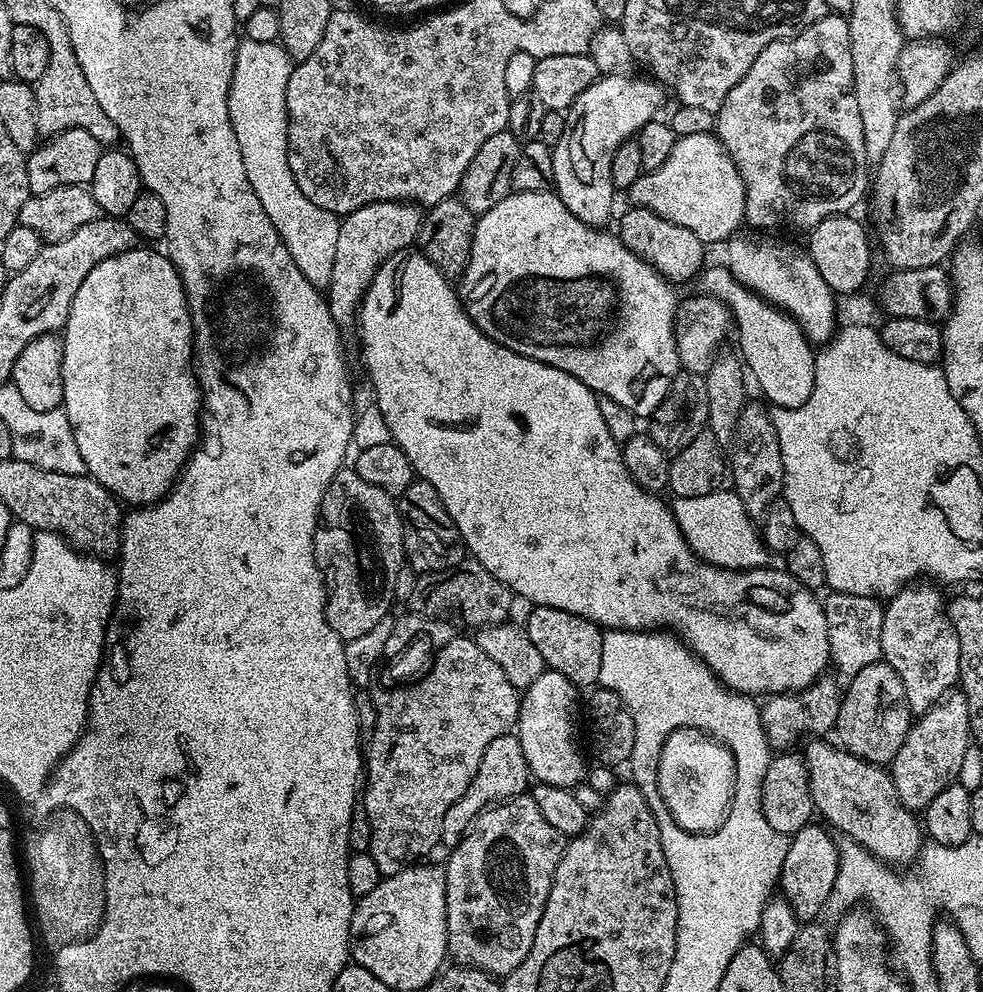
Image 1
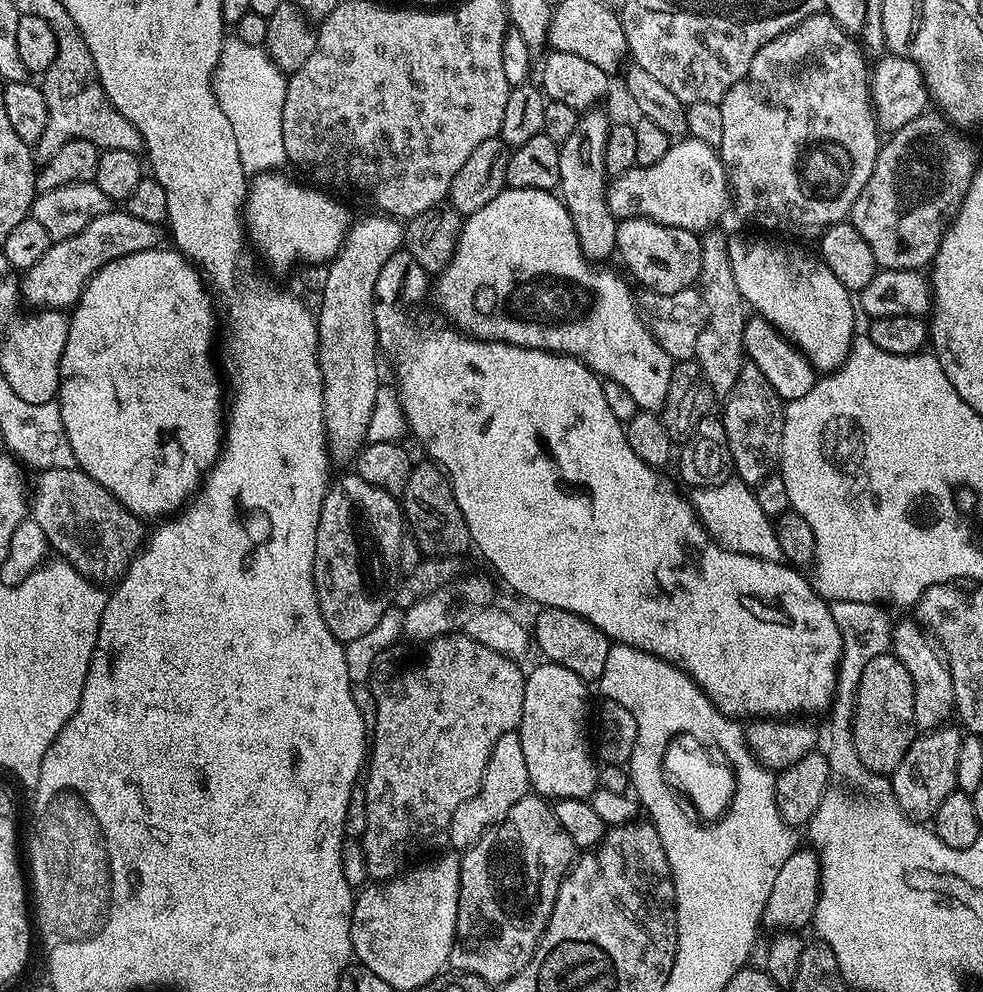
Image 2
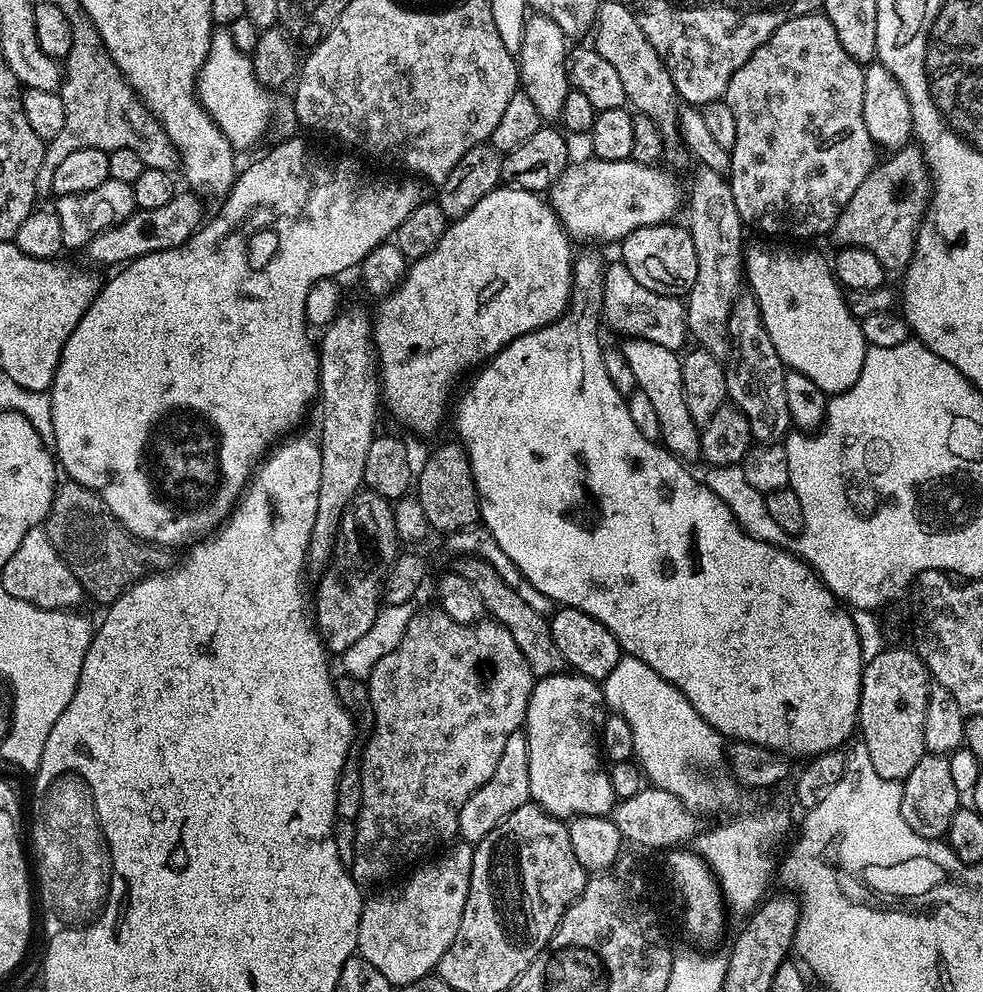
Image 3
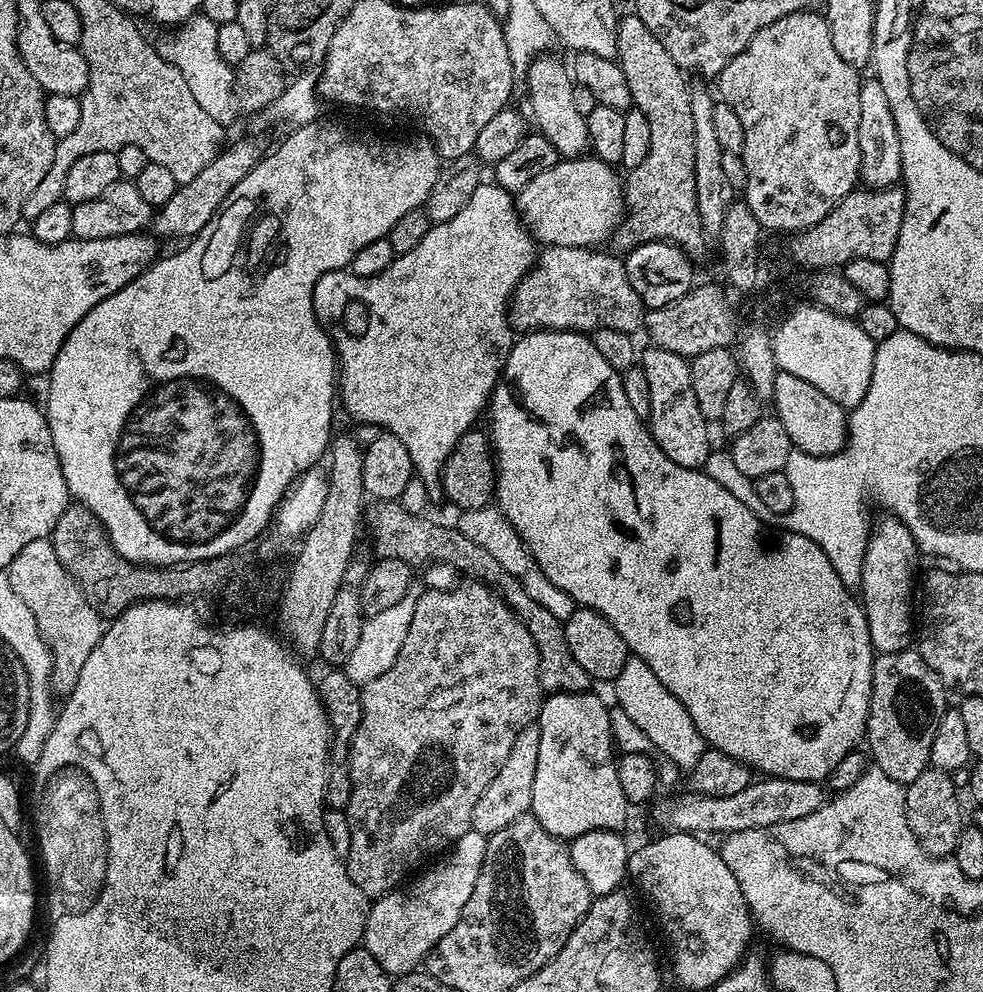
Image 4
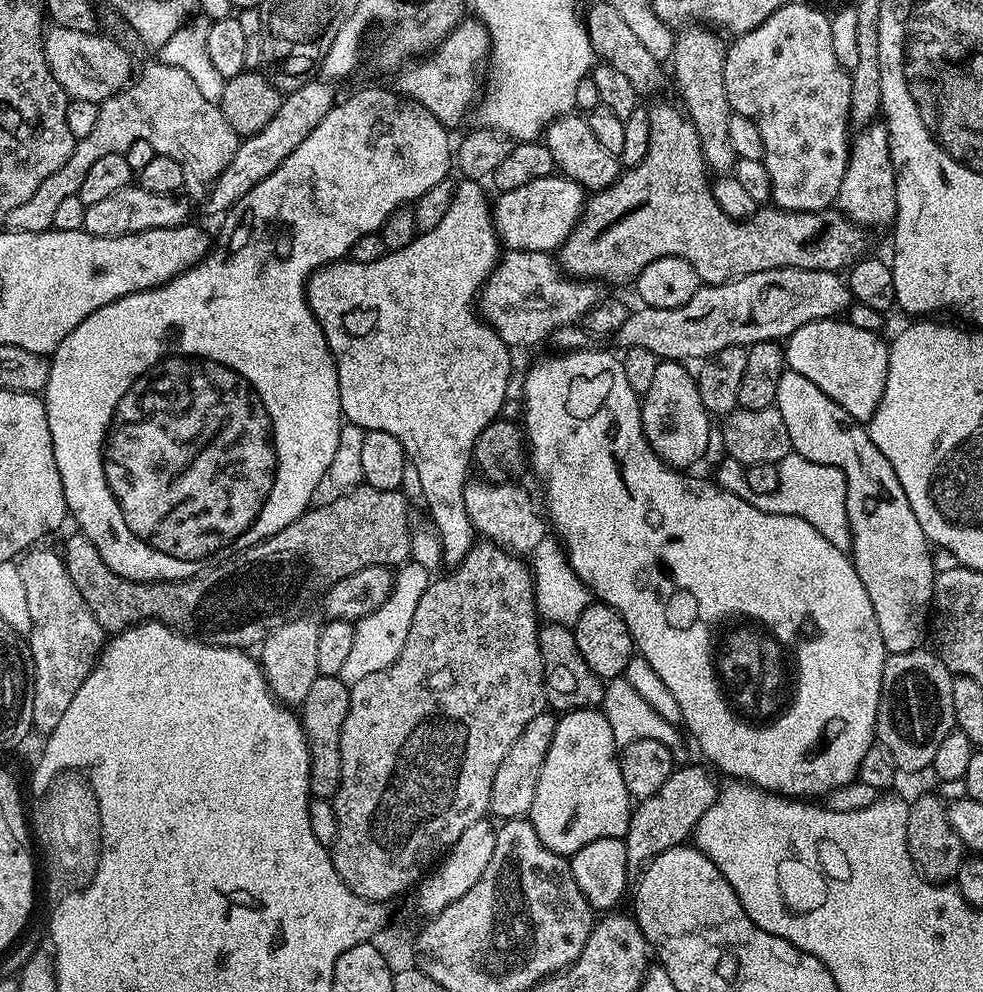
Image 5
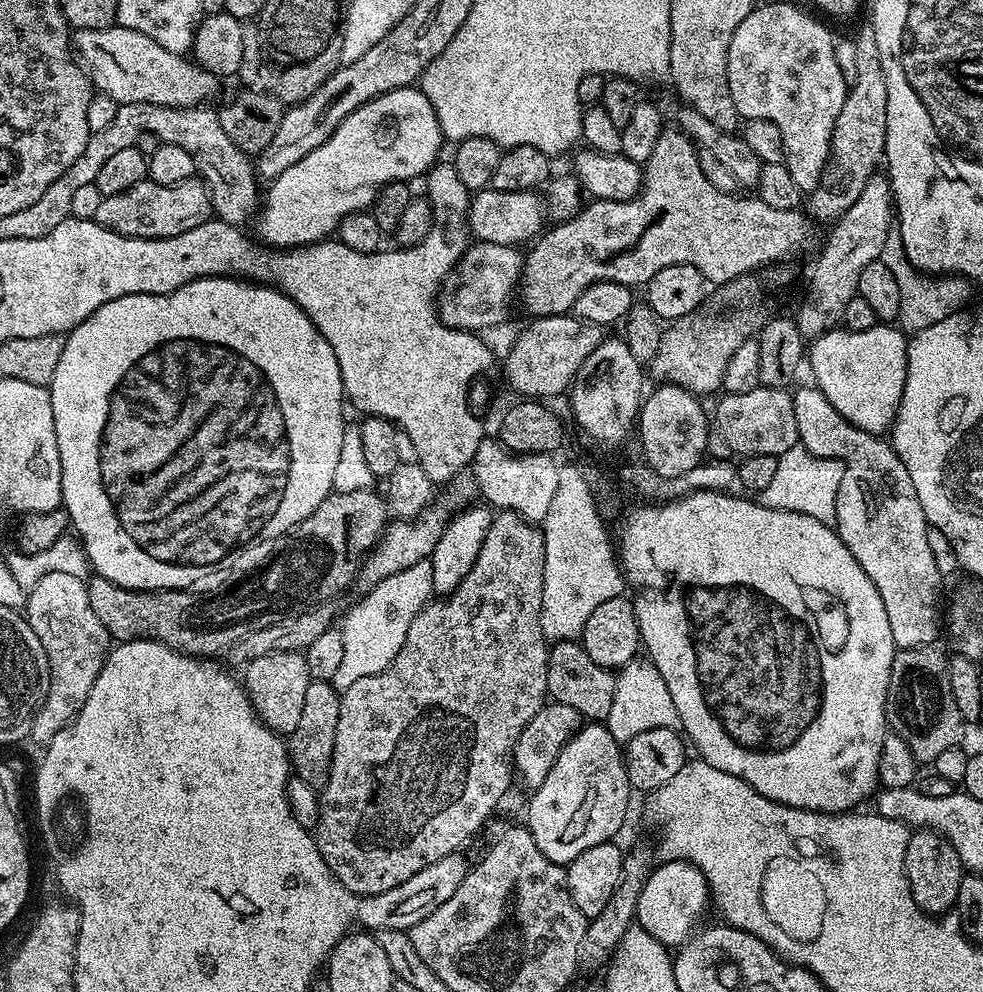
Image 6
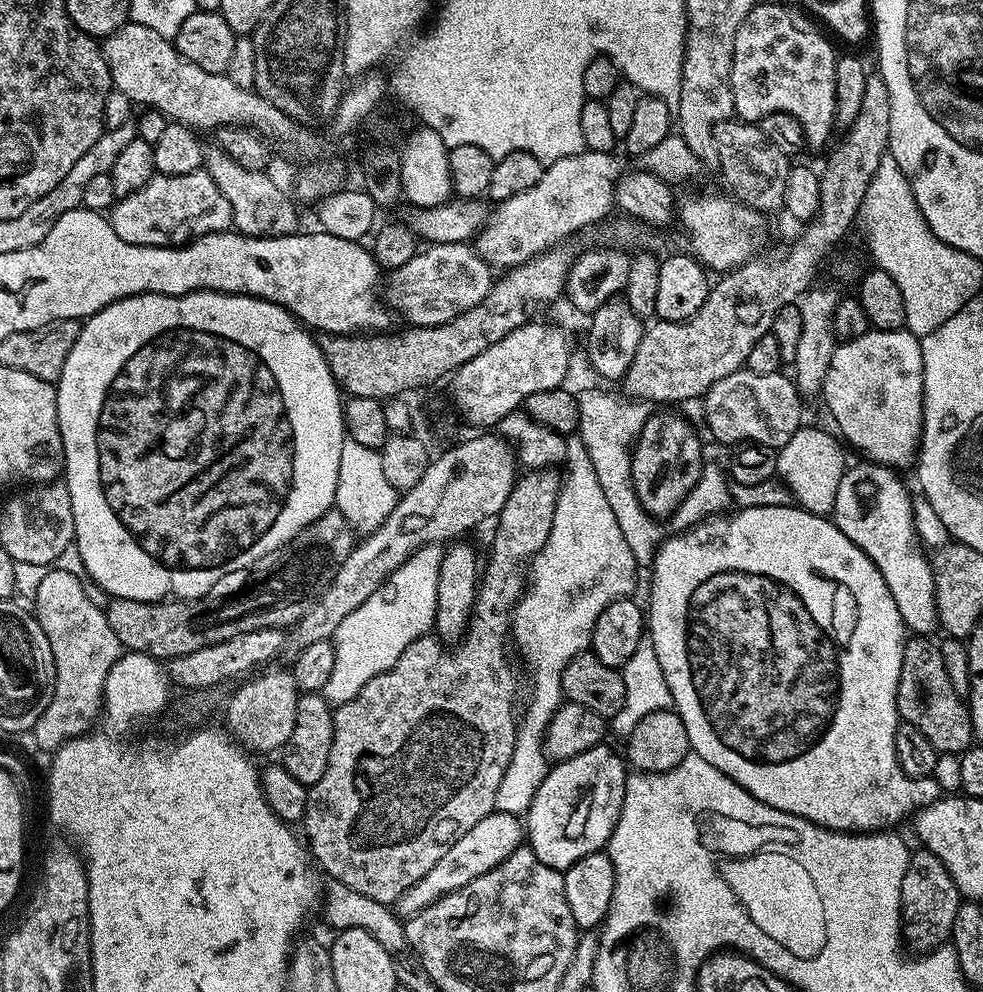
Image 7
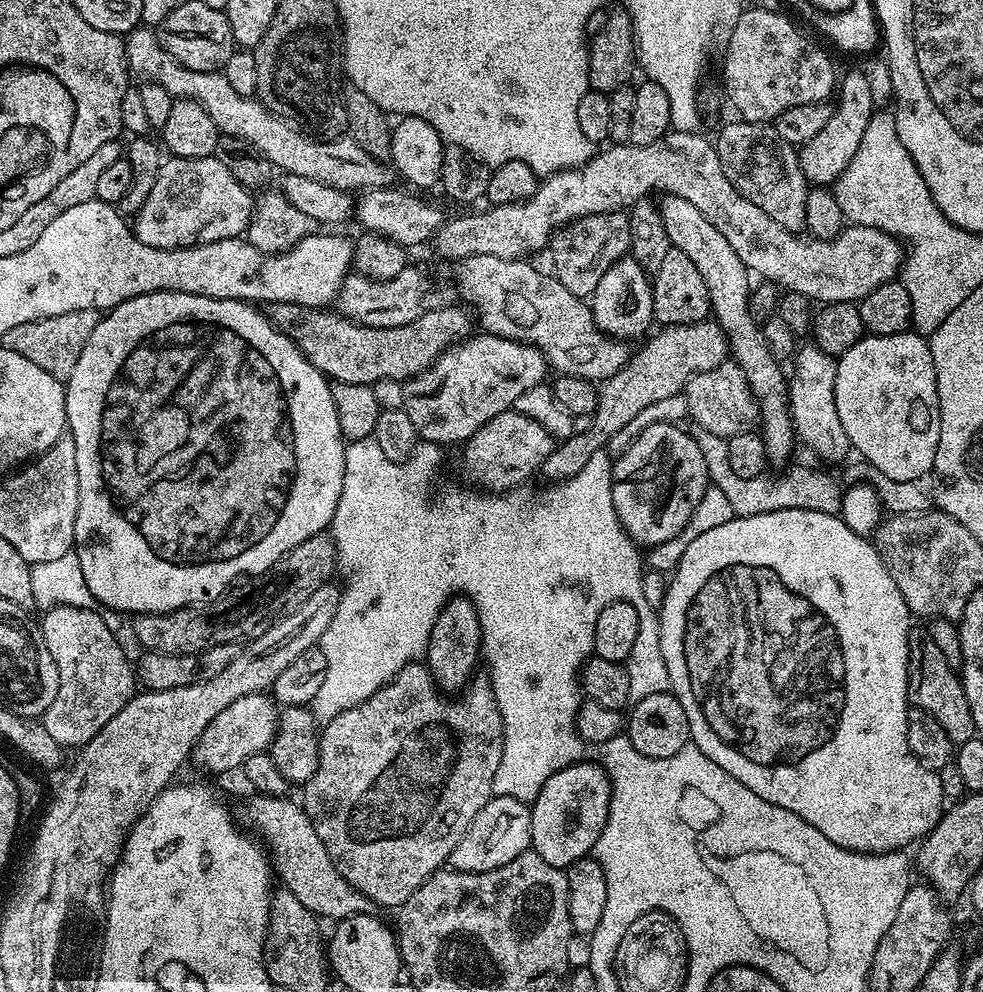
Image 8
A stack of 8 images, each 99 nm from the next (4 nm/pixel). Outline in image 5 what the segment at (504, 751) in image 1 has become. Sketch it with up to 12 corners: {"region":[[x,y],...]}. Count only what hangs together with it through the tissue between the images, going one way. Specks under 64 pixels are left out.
{"region":[[557,717],[526,722],[506,750],[490,812],[501,821],[531,813]]}

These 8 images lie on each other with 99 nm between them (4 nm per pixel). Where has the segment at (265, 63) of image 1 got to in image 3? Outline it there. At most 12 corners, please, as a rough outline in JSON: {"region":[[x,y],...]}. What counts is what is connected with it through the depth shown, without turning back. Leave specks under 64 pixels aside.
{"region":[[227,27],[210,38],[196,97],[243,154],[272,120],[273,93]]}

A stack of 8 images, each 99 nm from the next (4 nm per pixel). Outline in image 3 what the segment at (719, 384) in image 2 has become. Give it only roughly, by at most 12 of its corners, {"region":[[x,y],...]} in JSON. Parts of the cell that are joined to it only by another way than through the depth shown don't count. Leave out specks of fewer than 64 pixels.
{"region":[[696,168],[686,227],[698,275],[691,339],[730,351],[746,225],[723,175]]}

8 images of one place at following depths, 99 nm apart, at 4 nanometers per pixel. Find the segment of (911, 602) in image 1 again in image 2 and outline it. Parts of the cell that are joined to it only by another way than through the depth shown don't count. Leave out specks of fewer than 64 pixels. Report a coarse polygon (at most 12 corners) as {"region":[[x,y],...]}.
{"region":[[897,619],[891,651],[914,682],[925,733],[956,711],[947,659],[915,619]]}

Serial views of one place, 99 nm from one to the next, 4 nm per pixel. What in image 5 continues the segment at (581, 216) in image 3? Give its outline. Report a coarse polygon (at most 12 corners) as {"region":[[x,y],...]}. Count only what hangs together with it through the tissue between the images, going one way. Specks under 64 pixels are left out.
{"region":[[569,176],[499,193],[505,249],[555,253],[580,221],[585,189]]}

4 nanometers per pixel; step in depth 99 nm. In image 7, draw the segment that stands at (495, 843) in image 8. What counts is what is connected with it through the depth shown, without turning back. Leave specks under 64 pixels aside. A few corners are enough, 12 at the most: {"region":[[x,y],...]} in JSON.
{"region":[[492,811],[396,899],[418,914],[482,878],[514,849],[521,817]]}

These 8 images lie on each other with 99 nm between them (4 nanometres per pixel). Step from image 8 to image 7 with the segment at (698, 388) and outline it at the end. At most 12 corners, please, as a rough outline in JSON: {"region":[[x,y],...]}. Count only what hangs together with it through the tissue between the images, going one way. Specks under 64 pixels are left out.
{"region":[[741,370],[703,396],[711,439],[778,450],[801,431],[783,371]]}

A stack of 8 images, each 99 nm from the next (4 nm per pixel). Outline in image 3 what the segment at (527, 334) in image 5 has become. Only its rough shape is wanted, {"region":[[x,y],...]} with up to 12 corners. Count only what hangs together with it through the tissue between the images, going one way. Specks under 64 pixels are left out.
{"region":[[626,270],[604,272],[603,323],[679,353],[685,301]]}

